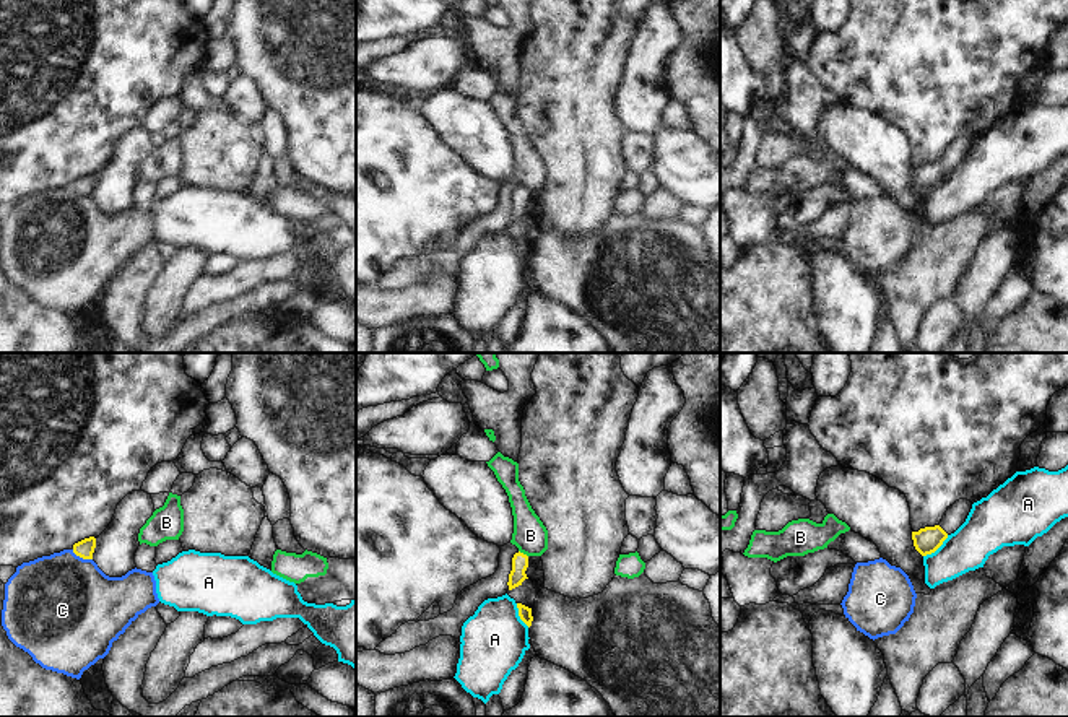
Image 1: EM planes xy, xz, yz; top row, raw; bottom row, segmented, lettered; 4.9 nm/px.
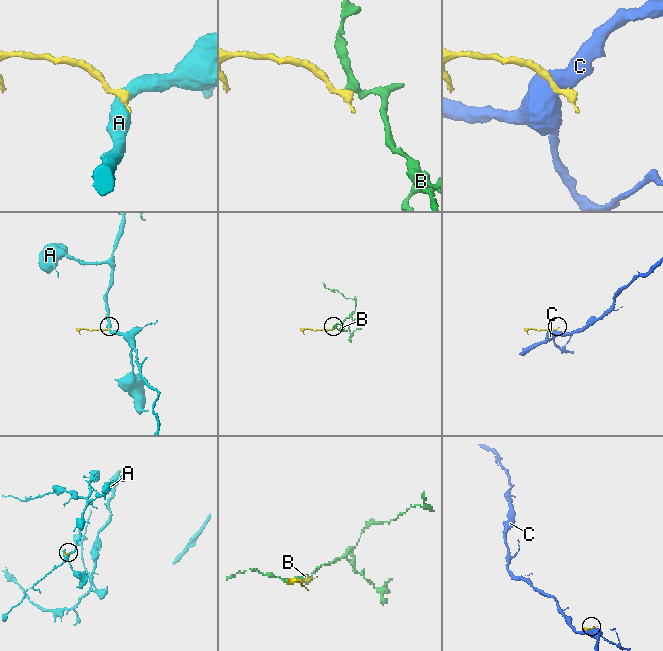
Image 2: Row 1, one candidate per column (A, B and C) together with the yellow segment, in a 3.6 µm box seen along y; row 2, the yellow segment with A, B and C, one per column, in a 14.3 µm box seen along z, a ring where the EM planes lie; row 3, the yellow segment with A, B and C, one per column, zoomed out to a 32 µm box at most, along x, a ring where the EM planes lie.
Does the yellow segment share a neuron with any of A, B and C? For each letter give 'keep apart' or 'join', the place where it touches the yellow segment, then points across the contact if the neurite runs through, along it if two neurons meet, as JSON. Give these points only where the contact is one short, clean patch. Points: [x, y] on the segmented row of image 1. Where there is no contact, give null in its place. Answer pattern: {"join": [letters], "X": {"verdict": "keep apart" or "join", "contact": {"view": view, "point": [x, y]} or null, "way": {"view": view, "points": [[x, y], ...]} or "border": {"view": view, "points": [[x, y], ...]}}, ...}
{"join": ["B"], "A": {"verdict": "keep apart", "contact": {"view": "yz", "point": [937, 548]}, "border": {"view": "yz", "points": [[948, 535], [933, 551], [924, 556]]}}, "B": {"verdict": "join", "contact": {"view": "xz", "point": [522, 553]}, "way": {"view": "xz", "points": [[519, 561], [522, 553], [530, 543], [530, 535]]}}, "C": {"verdict": "keep apart", "contact": {"view": "xy", "point": [82, 556]}, "border": {"view": "xy", "points": [[72, 550], [91, 560]]}}}

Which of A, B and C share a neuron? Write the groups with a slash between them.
A / B / C

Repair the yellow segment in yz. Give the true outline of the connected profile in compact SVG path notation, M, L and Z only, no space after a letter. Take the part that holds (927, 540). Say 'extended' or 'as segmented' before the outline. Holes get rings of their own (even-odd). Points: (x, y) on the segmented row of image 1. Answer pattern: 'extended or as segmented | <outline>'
as segmented | M940 525L912 532L914 546L922 556L935 553L946 538L948 533Z

